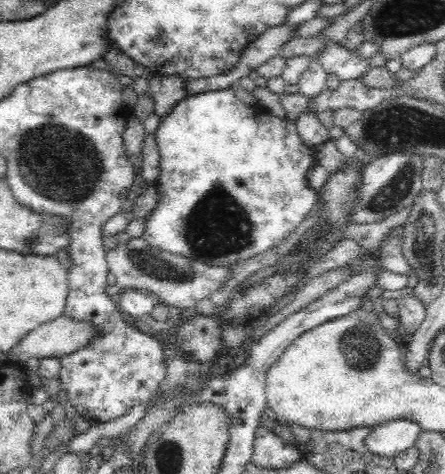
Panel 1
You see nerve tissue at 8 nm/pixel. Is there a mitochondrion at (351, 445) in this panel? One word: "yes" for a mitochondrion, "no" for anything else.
no

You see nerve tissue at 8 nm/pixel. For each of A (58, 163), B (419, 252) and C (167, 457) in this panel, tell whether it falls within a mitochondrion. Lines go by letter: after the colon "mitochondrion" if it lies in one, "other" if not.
A: mitochondrion
B: mitochondrion
C: mitochondrion

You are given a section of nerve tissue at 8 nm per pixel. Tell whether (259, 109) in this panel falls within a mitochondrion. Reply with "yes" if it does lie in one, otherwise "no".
no

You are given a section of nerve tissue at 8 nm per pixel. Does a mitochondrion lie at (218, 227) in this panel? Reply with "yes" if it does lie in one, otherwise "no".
yes

